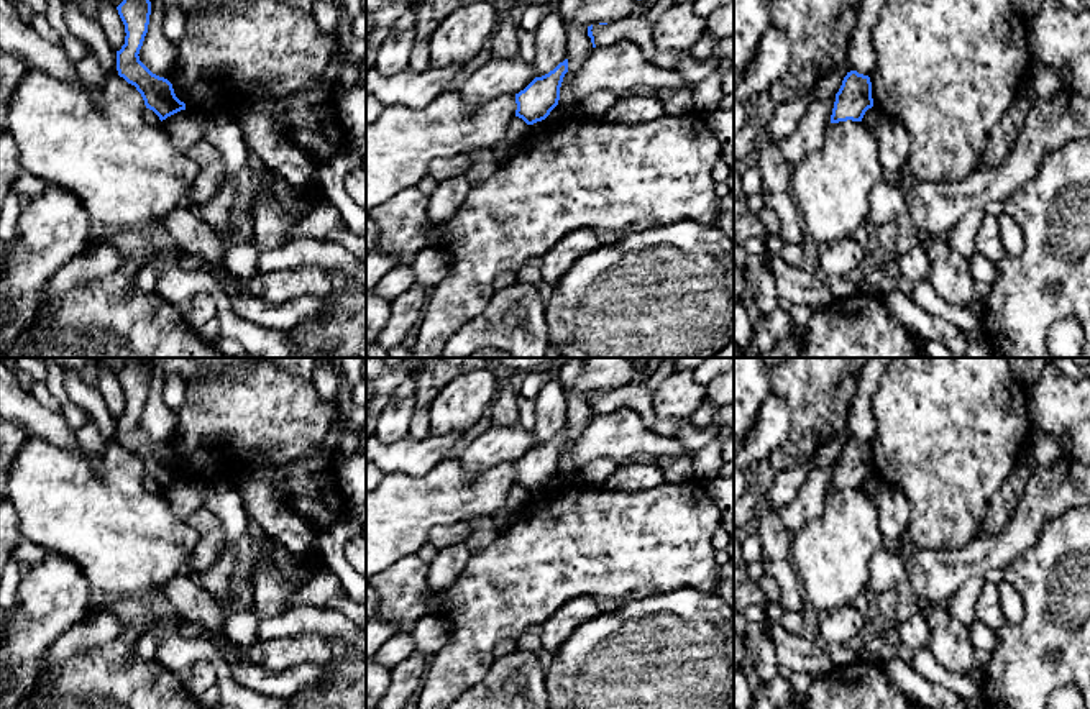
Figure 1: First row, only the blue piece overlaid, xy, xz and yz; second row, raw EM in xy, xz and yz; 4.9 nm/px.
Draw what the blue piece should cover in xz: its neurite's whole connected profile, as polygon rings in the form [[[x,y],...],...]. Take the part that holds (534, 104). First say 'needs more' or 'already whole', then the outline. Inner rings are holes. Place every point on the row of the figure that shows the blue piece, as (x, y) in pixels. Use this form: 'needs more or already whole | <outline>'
already whole | [[[568,59],[548,74],[535,77],[524,90],[515,94],[515,117],[522,118],[527,125],[545,120],[558,105],[560,87],[566,72]]]

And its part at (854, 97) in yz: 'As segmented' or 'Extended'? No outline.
As segmented

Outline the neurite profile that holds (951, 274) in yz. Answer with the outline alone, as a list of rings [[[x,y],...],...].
[[[947,236],[919,243],[931,258],[929,282],[952,307],[962,309],[973,299],[975,277],[970,258],[959,254]]]

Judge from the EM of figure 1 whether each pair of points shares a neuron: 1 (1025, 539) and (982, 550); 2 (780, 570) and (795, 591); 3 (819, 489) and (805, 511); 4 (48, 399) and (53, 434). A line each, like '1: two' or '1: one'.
1: one
2: one
3: one
4: two

